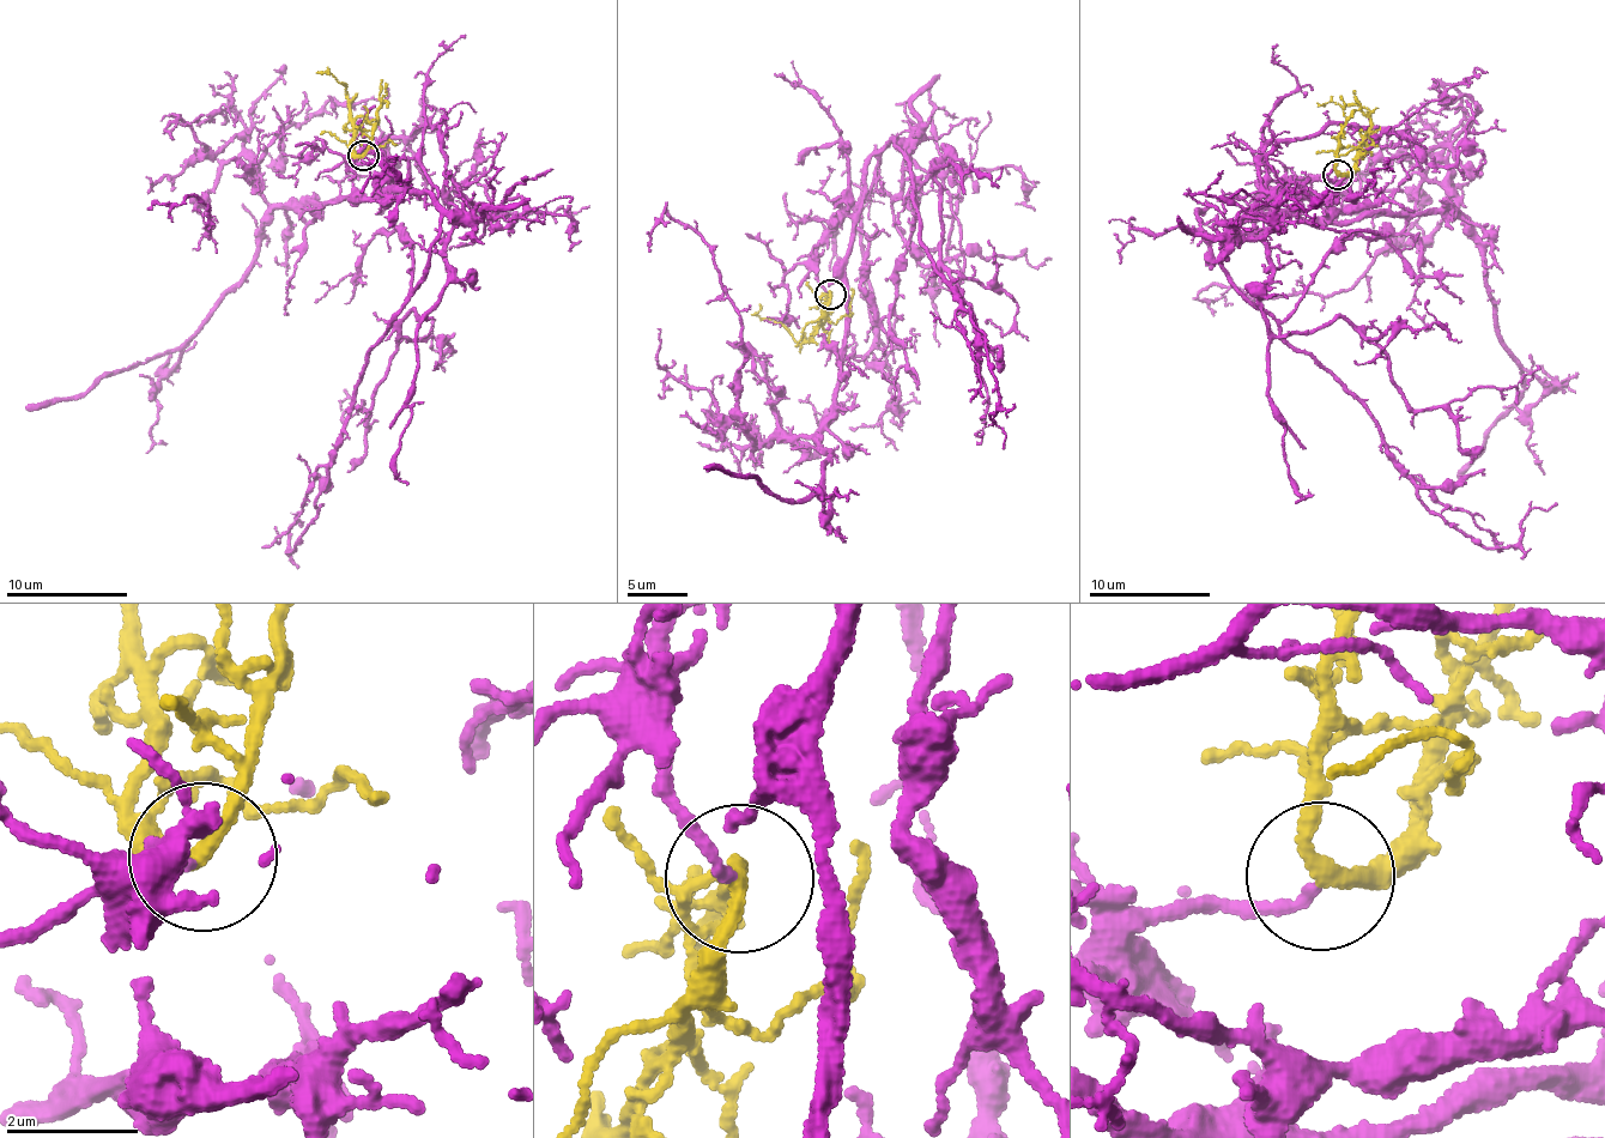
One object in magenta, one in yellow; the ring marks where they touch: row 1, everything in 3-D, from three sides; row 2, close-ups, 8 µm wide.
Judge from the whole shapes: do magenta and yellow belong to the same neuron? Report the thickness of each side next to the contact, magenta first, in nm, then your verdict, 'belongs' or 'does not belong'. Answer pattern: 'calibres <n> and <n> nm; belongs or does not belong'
calibres 160 and 240 nm; belongs

